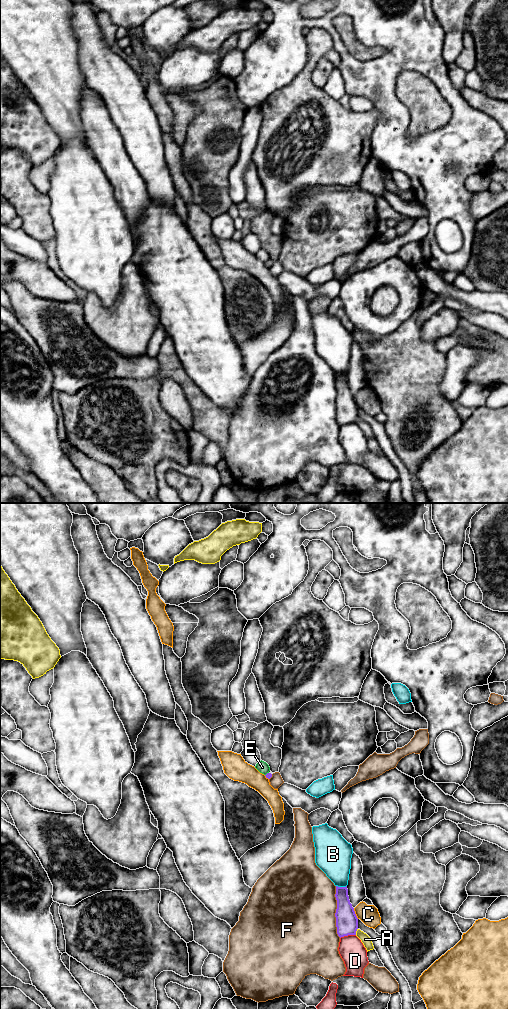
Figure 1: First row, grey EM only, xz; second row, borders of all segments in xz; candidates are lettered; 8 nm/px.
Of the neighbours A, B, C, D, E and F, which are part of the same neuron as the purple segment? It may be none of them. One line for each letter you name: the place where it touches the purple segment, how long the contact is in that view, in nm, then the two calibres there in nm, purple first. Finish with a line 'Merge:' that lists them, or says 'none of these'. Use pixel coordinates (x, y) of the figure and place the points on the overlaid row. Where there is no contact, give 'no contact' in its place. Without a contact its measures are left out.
Merge: none of these

